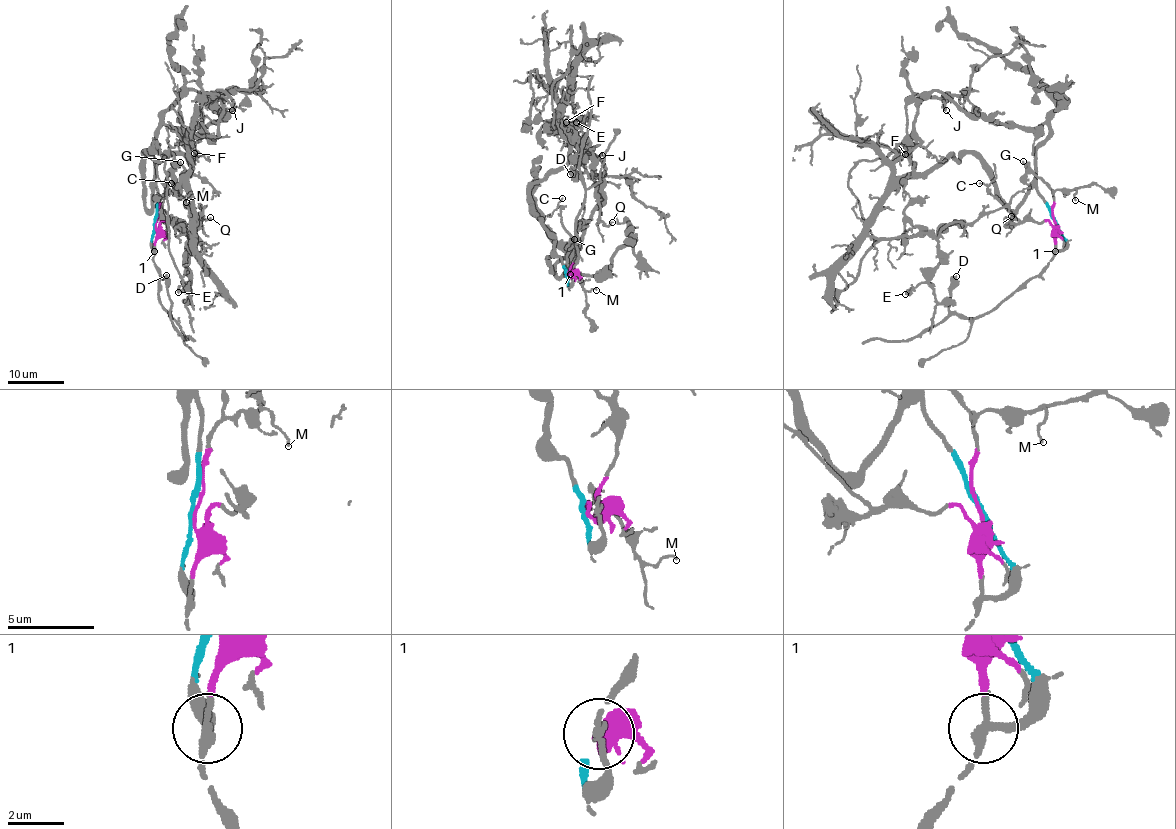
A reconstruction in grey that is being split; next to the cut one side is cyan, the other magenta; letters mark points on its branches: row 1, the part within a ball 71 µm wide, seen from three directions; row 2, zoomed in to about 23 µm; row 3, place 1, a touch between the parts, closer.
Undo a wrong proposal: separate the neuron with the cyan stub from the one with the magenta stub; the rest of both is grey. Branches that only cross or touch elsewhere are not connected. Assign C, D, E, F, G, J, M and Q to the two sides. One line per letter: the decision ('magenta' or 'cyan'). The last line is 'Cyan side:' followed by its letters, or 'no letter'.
C: magenta
D: magenta
E: cyan
F: cyan
G: magenta
J: cyan
M: magenta
Q: cyan
Cyan side: E, F, J, Q

